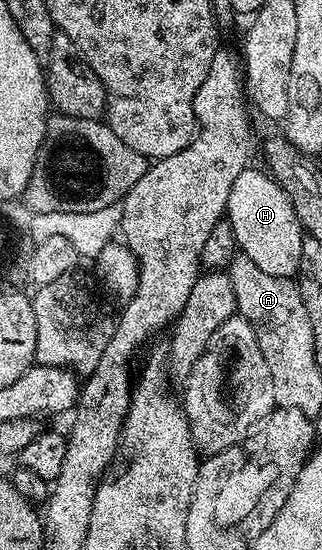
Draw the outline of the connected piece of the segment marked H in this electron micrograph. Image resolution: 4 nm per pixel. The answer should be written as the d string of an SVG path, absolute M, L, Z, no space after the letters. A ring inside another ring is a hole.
M249 166L237 176L229 188L224 215L234 232L238 251L265 274L292 279L298 273L305 233L291 199L266 171Z

